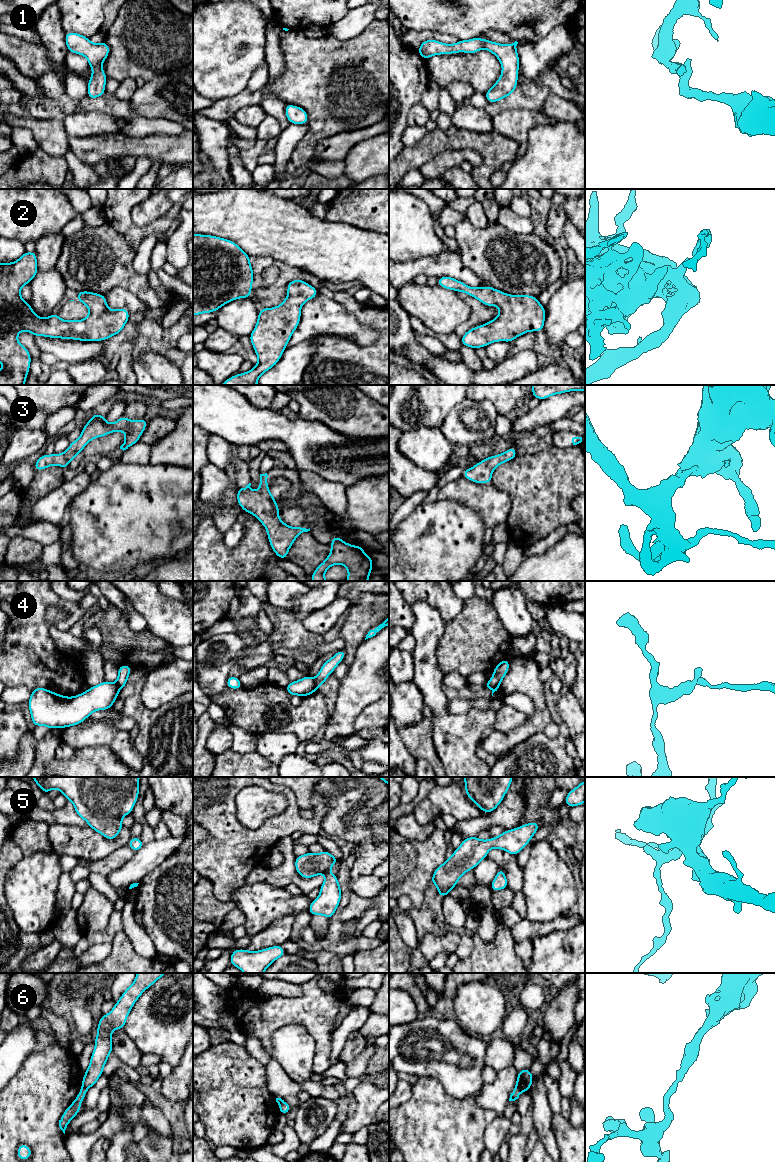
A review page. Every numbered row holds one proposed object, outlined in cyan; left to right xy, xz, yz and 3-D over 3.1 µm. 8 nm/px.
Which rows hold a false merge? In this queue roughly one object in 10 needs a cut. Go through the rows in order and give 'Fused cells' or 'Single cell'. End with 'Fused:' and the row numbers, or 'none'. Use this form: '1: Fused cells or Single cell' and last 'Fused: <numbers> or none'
1: Single cell
2: Single cell
3: Single cell
4: Fused cells
5: Single cell
6: Fused cells
Fused: 4, 6

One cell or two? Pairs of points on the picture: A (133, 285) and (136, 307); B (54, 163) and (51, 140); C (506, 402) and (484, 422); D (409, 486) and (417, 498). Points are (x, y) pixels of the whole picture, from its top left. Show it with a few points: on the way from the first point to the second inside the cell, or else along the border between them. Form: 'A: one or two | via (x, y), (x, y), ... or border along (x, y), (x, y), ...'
A: two | border along (111, 289), (123, 287), (135, 294), (148, 307)
B: two | border along (39, 147), (51, 155), (63, 156)
C: two | border along (475, 401), (488, 400), (495, 407), (498, 414)
D: two | border along (427, 491), (415, 491), (405, 499)

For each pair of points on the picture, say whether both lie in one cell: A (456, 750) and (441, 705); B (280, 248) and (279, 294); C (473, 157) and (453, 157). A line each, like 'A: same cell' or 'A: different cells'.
A: same cell
B: different cells
C: same cell

